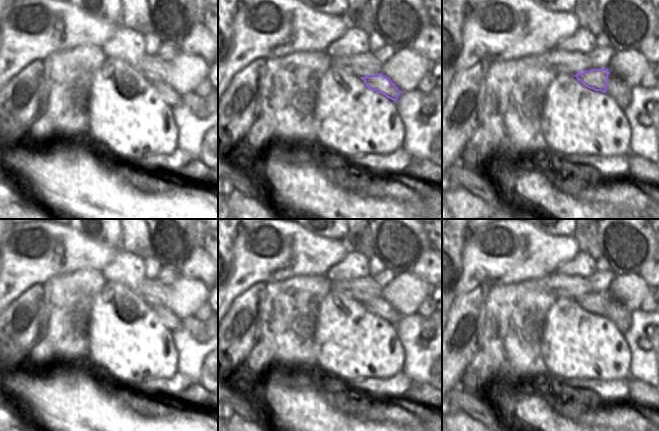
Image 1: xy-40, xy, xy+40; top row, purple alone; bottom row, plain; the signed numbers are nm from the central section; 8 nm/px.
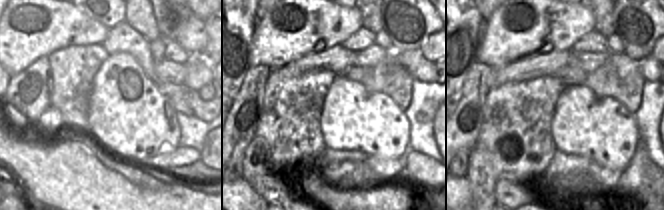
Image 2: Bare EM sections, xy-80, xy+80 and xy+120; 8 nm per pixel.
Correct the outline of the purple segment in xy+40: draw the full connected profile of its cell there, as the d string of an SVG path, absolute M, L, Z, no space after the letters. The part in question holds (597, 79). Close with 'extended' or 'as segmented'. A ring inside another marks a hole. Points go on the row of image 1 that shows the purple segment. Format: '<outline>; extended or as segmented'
M591 69L583 73L577 73L574 76L585 87L606 93L609 74L608 69Z; as segmented

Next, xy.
M382 73L377 75L367 75L361 77L361 79L369 89L377 91L393 101L396 101L402 93L398 87Z; as segmented

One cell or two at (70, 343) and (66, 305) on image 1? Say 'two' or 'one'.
one

